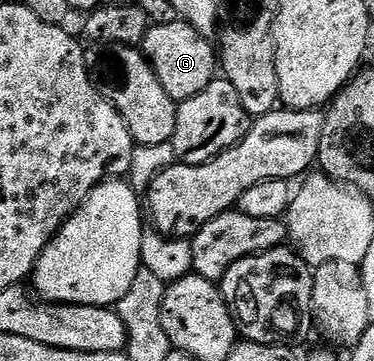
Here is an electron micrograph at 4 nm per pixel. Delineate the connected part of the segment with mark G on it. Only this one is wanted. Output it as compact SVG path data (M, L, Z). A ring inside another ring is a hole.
M186 21L150 24L139 48L151 63L155 75L159 75L163 91L167 91L167 95L171 95L175 102L180 103L191 99L191 95L199 95L199 91L203 91L203 87L207 87L218 76L219 53L214 42L195 31L195 27L191 27Z

